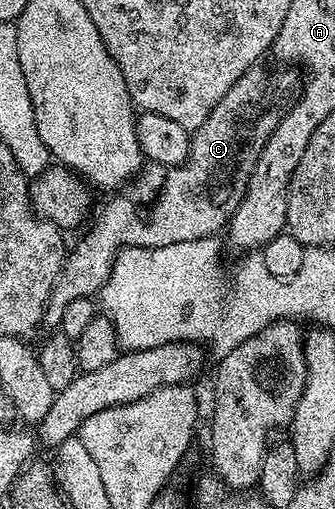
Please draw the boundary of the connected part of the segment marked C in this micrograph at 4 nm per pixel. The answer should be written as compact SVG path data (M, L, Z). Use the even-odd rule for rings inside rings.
M254 67L245 72L215 103L211 115L203 119L197 129L192 130L189 139L189 154L182 165L166 169L164 165L146 164L141 172L128 182L105 205L101 218L93 225L93 230L68 250L65 266L61 269L61 278L57 280L49 305L45 308L46 326L60 326L63 319L63 307L80 297L92 298L100 294L107 279L113 274L113 265L117 262L117 254L125 247L171 247L171 243L187 243L204 237L217 237L228 226L235 215L243 195L249 190L249 180L257 166L263 147L271 139L275 127L285 118L294 101L299 96L299 77L293 73L268 73L262 67Z

